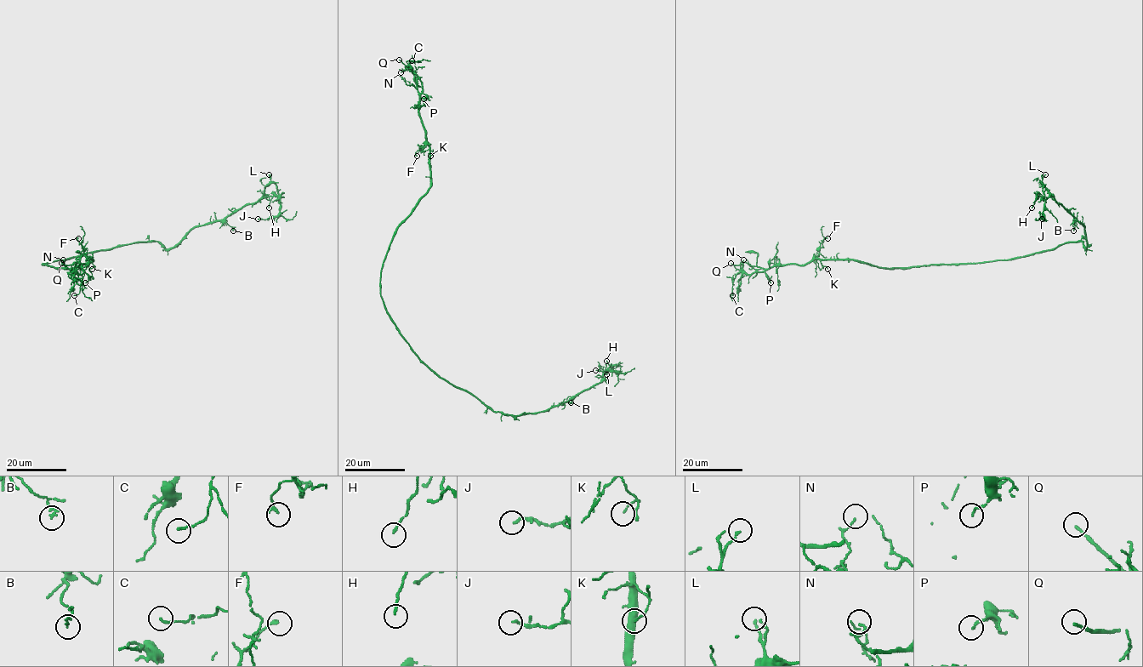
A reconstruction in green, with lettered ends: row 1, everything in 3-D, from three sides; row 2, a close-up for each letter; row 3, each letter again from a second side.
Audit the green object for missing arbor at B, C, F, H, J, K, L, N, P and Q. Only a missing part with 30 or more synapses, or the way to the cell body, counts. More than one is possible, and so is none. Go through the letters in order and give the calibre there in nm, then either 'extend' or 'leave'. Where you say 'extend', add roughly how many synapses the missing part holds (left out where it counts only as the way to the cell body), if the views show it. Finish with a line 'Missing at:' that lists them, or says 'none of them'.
B: 140 nm thick; leave
C: 120 nm thick; leave
F: 160 nm thick; leave
H: 120 nm thick; leave
J: 130 nm thick; leave
K: 70 nm thick; leave
L: 130 nm thick; leave
N: 80 nm thick; leave
P: 120 nm thick; leave
Q: 160 nm thick; extend
Missing at: Q

